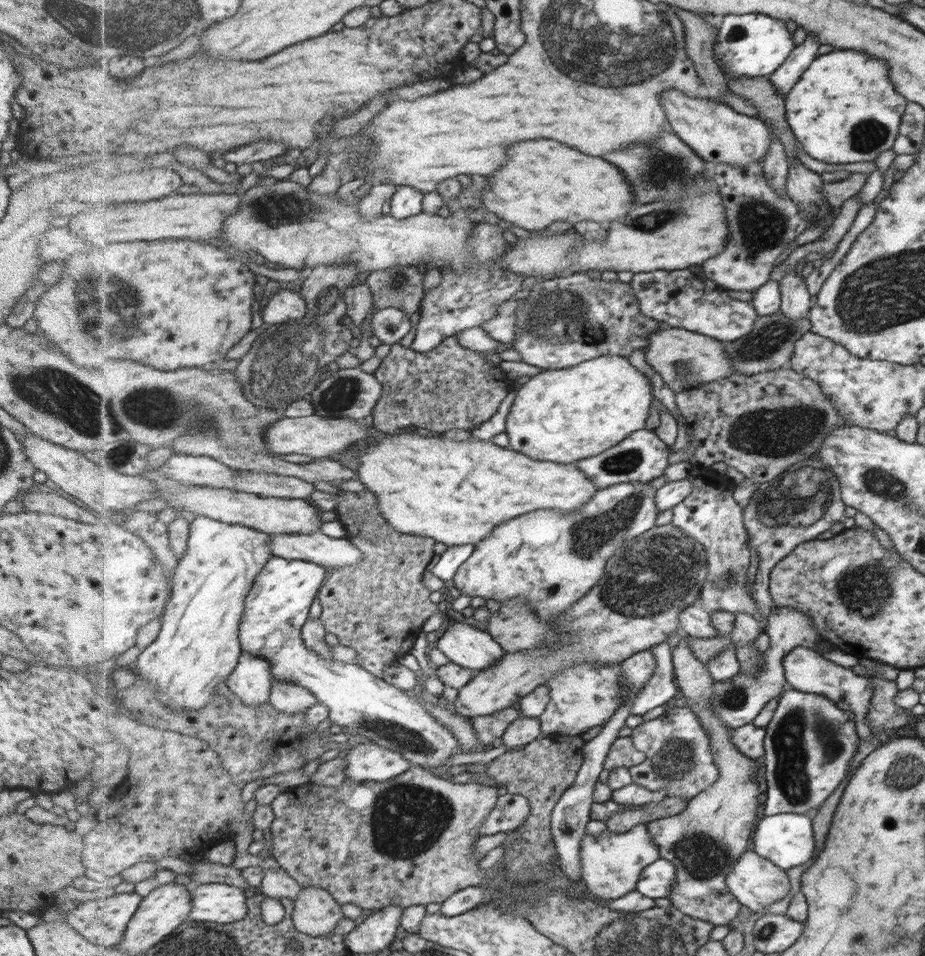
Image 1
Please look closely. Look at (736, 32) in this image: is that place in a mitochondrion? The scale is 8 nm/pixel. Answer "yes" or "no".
yes

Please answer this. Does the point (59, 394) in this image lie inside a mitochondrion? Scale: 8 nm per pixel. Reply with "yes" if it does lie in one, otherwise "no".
yes

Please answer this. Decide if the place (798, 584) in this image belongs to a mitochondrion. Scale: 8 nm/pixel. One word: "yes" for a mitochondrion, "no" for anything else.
no

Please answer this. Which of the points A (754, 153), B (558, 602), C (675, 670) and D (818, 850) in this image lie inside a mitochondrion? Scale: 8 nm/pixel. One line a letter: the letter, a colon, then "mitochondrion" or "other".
A: other
B: other
C: other
D: other

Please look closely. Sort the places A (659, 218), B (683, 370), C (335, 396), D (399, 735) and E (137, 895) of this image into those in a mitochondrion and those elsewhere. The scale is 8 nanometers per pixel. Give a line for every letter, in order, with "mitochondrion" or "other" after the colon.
A: mitochondrion
B: mitochondrion
C: mitochondrion
D: mitochondrion
E: other

